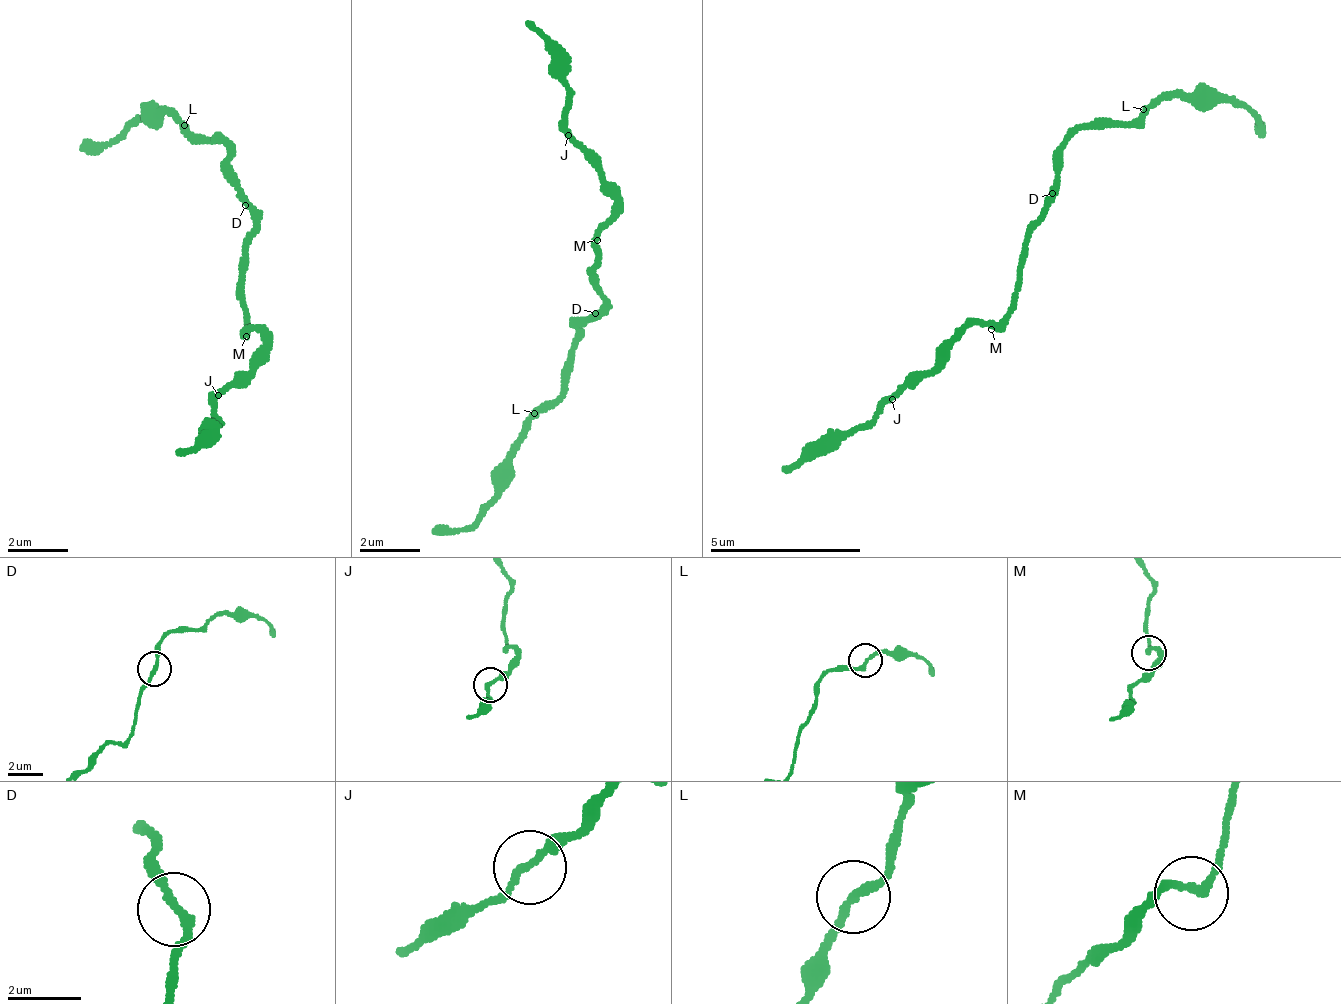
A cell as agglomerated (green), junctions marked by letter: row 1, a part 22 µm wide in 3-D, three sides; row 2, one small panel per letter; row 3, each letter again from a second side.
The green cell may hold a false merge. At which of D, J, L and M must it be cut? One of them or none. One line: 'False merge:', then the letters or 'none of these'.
False merge: none of these

